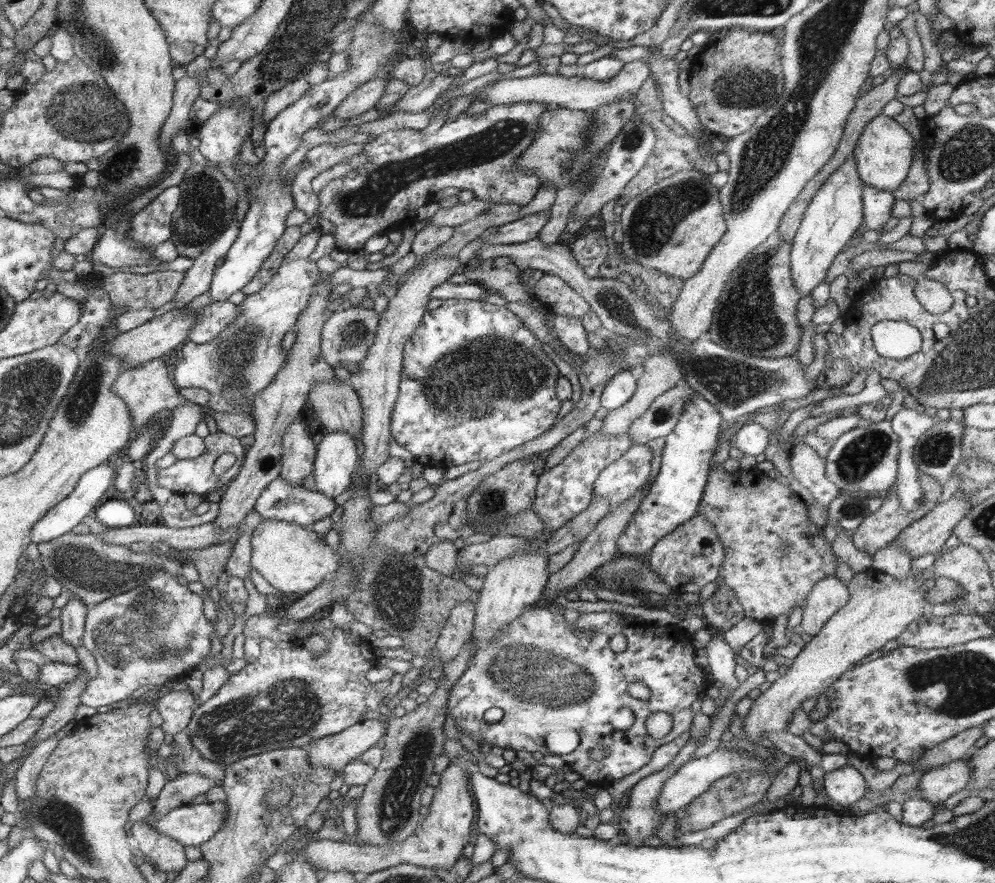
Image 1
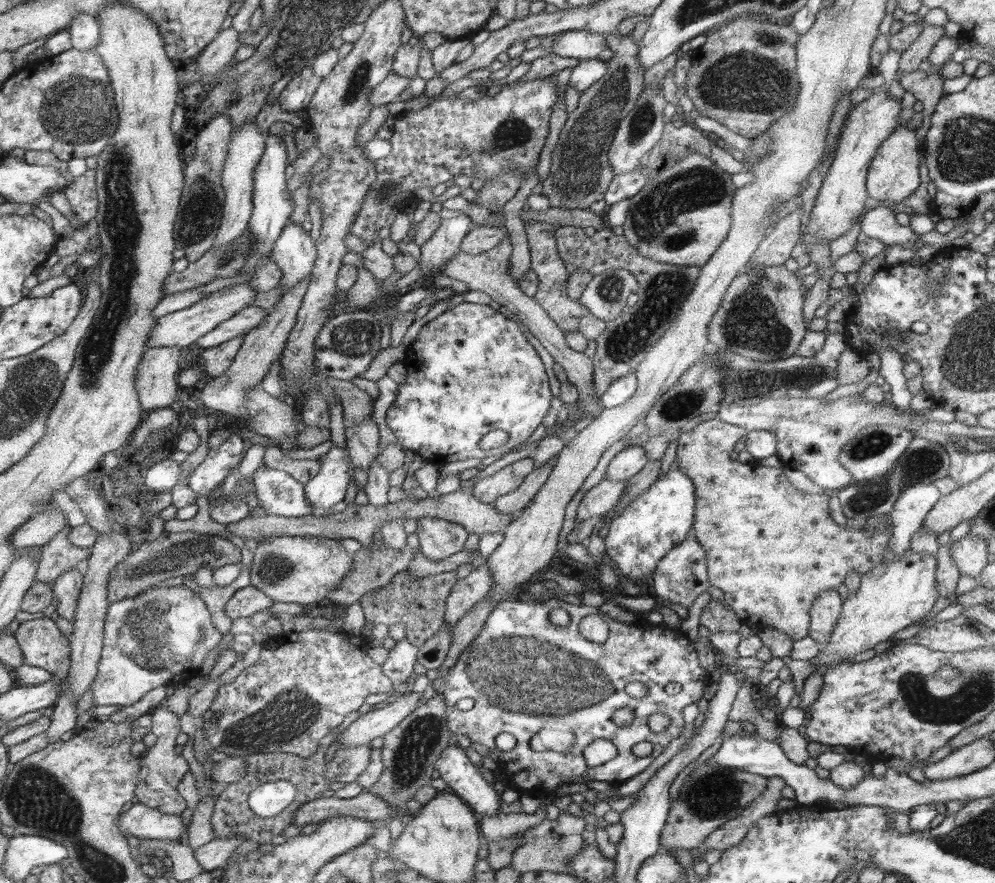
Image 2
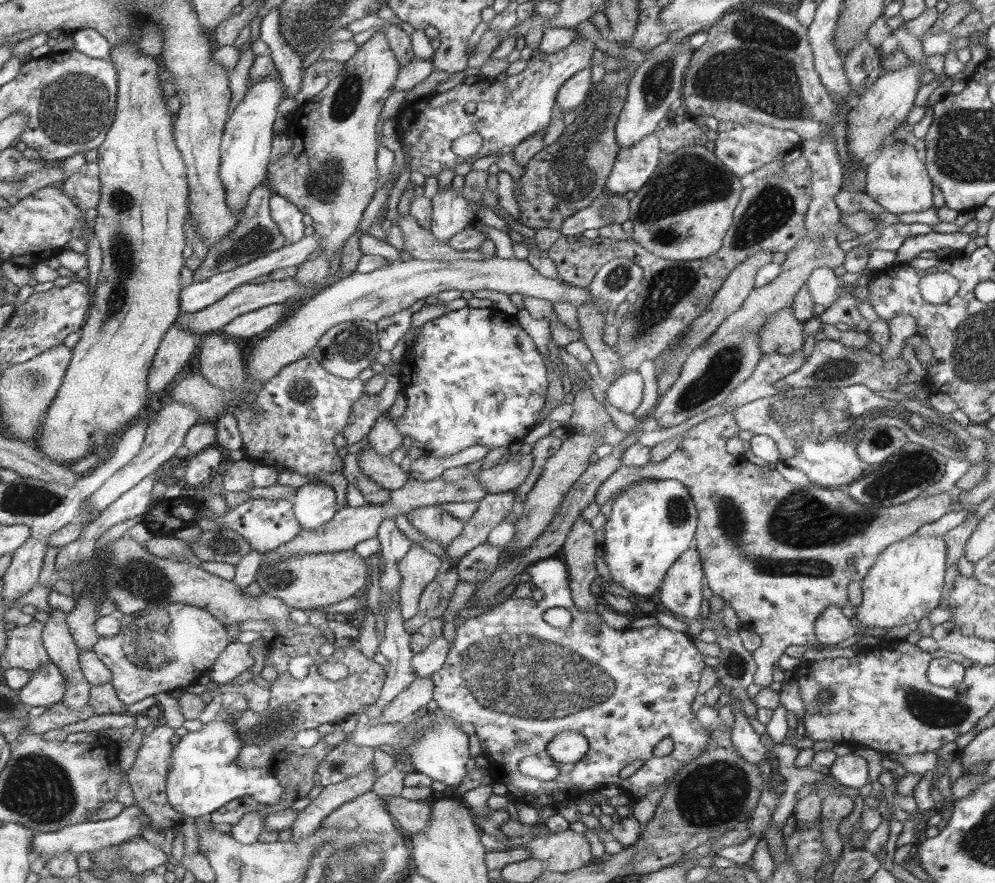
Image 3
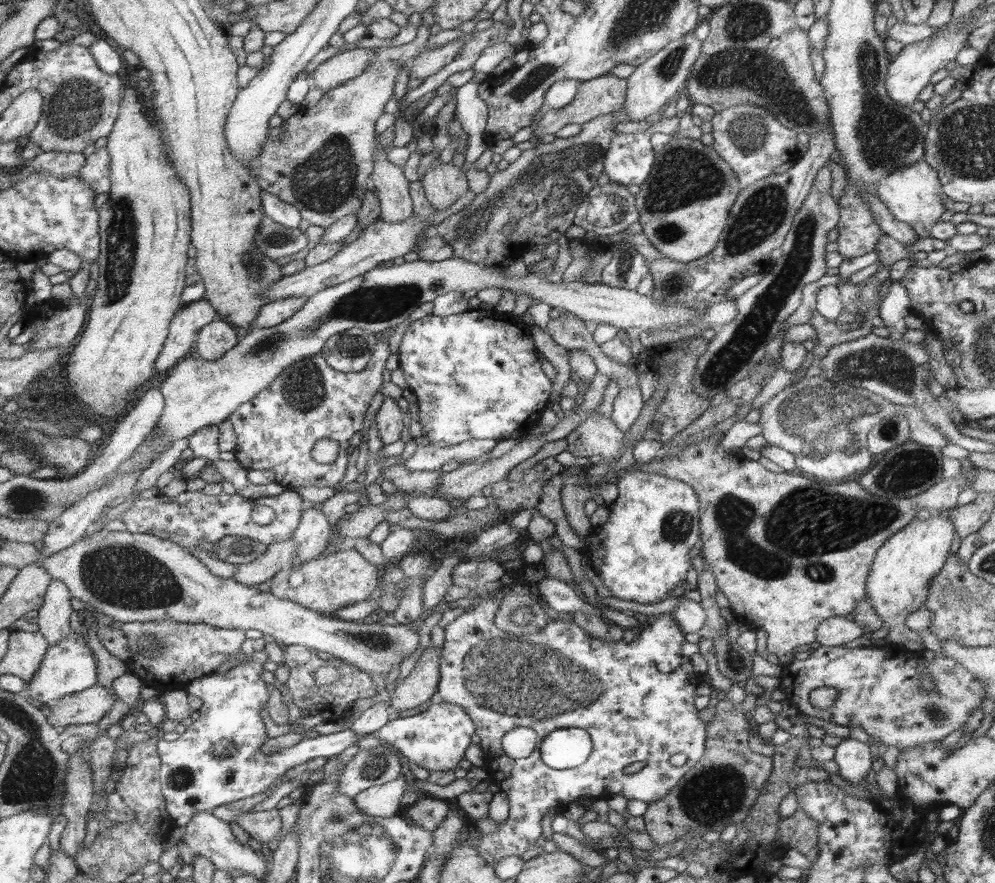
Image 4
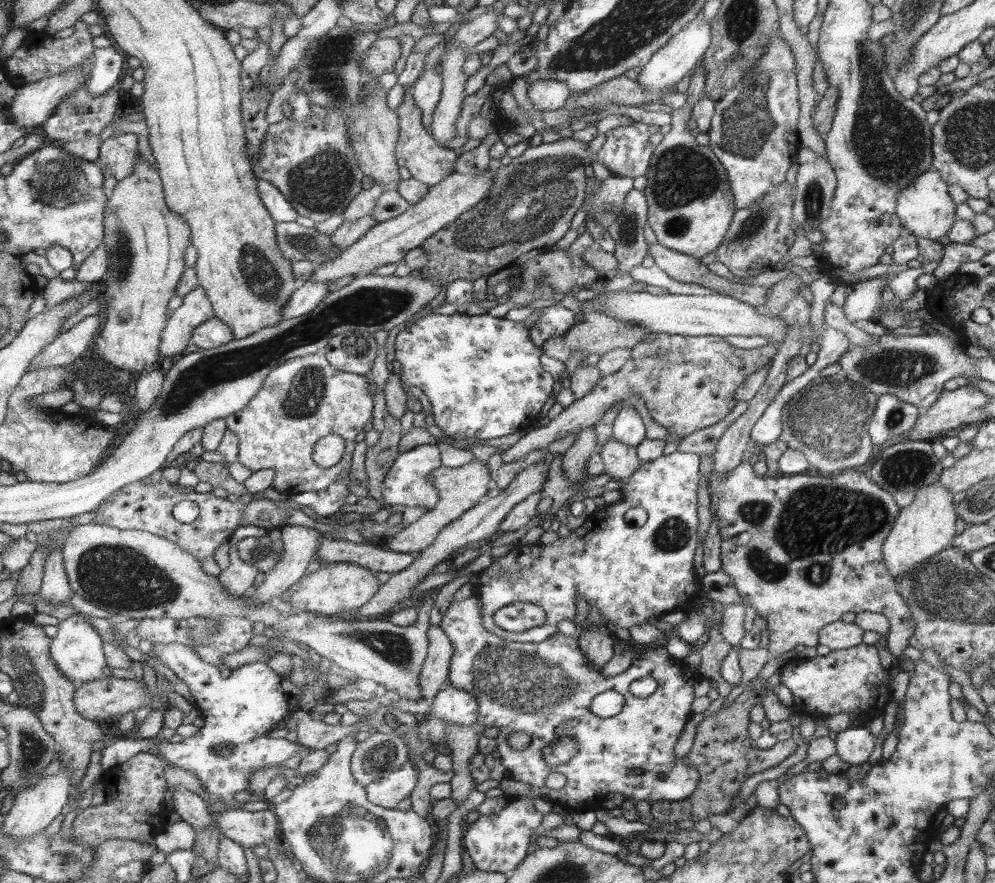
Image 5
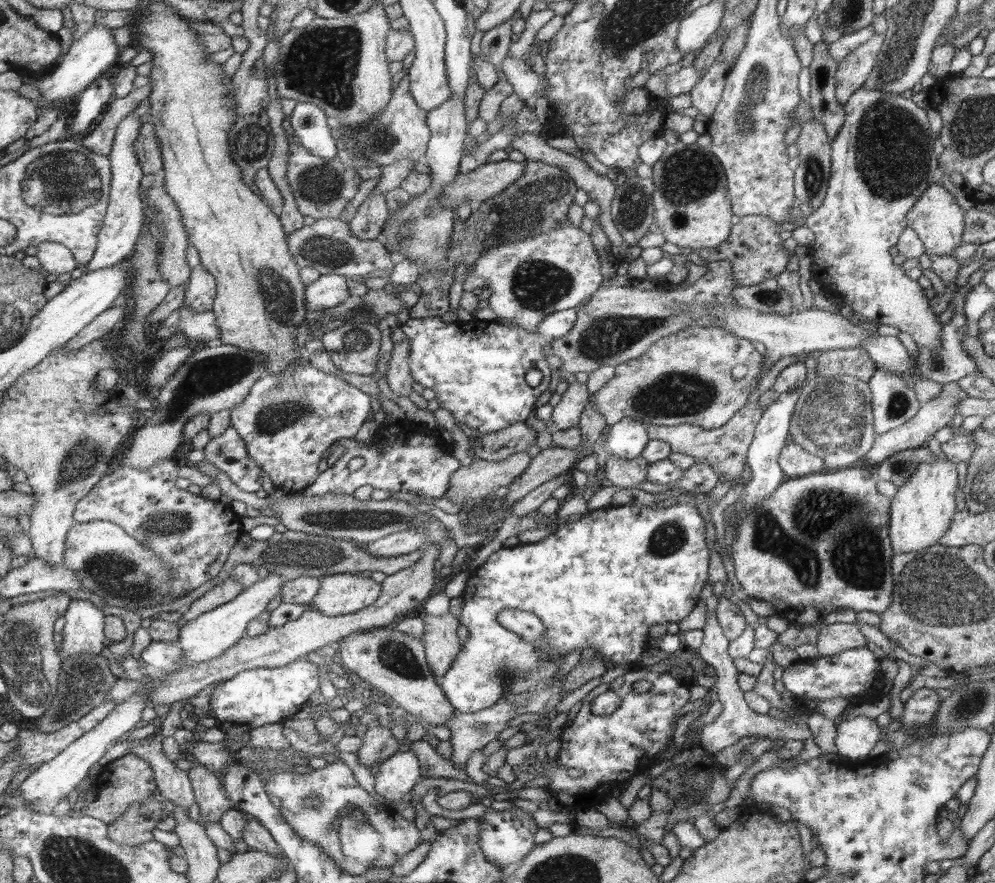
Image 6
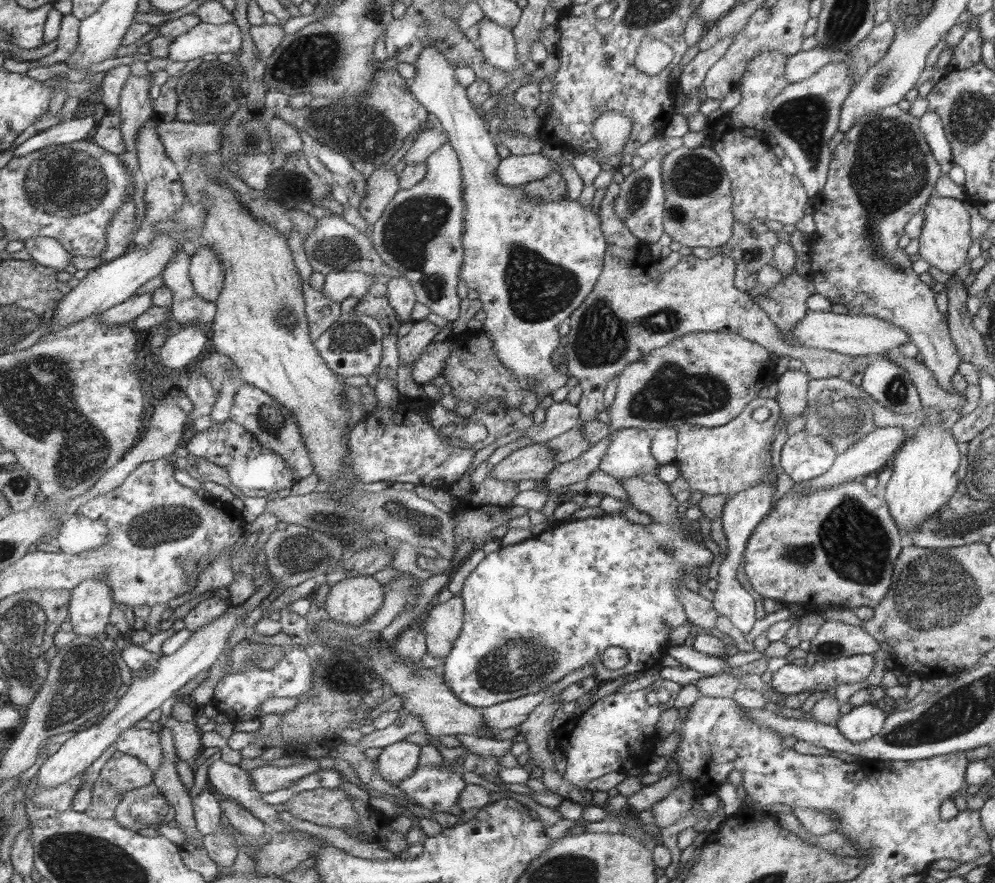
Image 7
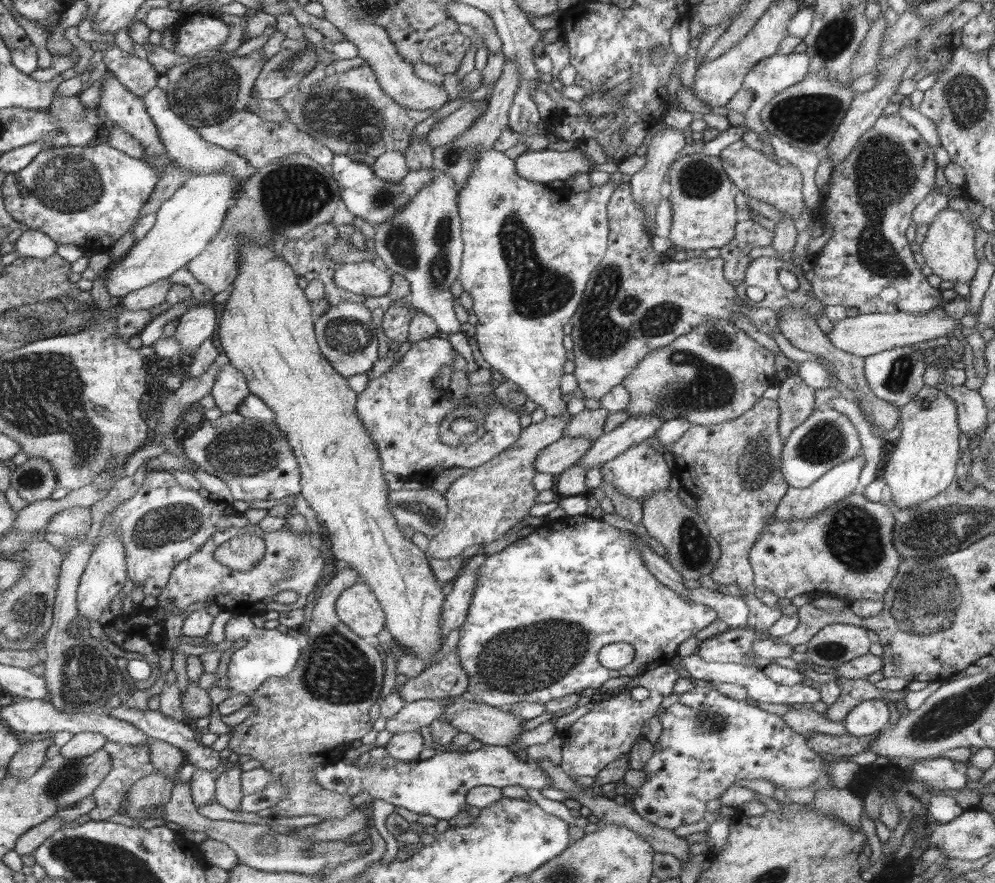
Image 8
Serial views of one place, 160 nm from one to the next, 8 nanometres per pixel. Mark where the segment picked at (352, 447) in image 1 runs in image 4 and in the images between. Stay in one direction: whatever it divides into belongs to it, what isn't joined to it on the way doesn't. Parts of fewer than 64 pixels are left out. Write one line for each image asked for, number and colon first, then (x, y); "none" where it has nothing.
2: (328, 487)
3: (314, 504)
4: (312, 534)

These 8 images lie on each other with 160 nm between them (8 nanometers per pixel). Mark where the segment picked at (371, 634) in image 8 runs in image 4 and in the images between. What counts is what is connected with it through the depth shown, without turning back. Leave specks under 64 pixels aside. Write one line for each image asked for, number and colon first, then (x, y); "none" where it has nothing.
4: (331, 581)
5: (334, 589)
6: (339, 594)
7: (354, 600)

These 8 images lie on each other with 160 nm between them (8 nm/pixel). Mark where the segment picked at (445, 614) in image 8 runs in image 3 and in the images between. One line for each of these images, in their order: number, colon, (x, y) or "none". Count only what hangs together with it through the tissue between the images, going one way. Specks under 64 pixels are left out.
3: (405, 705)
4: (421, 685)
5: (435, 669)
6: (439, 636)
7: (444, 622)

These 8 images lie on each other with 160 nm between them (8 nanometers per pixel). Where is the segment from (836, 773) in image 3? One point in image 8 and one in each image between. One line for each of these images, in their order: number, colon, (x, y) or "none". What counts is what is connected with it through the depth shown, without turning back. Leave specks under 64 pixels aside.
4: (853, 757)
5: (854, 745)
6: (856, 737)
7: (862, 723)
8: (869, 717)

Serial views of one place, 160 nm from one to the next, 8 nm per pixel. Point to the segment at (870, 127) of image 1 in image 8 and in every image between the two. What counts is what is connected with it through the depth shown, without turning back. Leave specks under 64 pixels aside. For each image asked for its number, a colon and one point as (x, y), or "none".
2: (893, 174)
3: (898, 180)
4: (913, 193)
5: (925, 208)
6: (937, 218)
7: (945, 238)
8: (948, 248)

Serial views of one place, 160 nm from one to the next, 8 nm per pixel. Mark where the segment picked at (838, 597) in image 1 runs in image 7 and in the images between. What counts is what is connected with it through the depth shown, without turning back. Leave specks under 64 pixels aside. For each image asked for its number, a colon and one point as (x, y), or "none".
2: (826, 609)
3: (832, 626)
4: (835, 631)
5: (838, 635)
6: (833, 638)
7: (835, 639)

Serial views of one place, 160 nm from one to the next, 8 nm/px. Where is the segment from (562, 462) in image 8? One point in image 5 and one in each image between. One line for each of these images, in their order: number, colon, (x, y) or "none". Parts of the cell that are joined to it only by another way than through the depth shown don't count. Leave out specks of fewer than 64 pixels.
5: (460, 489)
6: (480, 479)
7: (534, 462)

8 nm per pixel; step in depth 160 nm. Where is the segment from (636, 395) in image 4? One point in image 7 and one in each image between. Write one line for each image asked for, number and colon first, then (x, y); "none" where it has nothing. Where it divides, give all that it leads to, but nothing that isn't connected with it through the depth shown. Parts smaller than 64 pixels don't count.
5: (629, 428)
6: (628, 439)
7: (629, 454)

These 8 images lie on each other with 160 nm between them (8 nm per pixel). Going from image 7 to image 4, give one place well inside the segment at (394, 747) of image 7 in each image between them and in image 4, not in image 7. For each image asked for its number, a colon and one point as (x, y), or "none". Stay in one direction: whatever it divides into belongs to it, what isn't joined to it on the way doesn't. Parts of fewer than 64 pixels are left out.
4: (385, 800)
5: (396, 786)
6: (395, 777)

